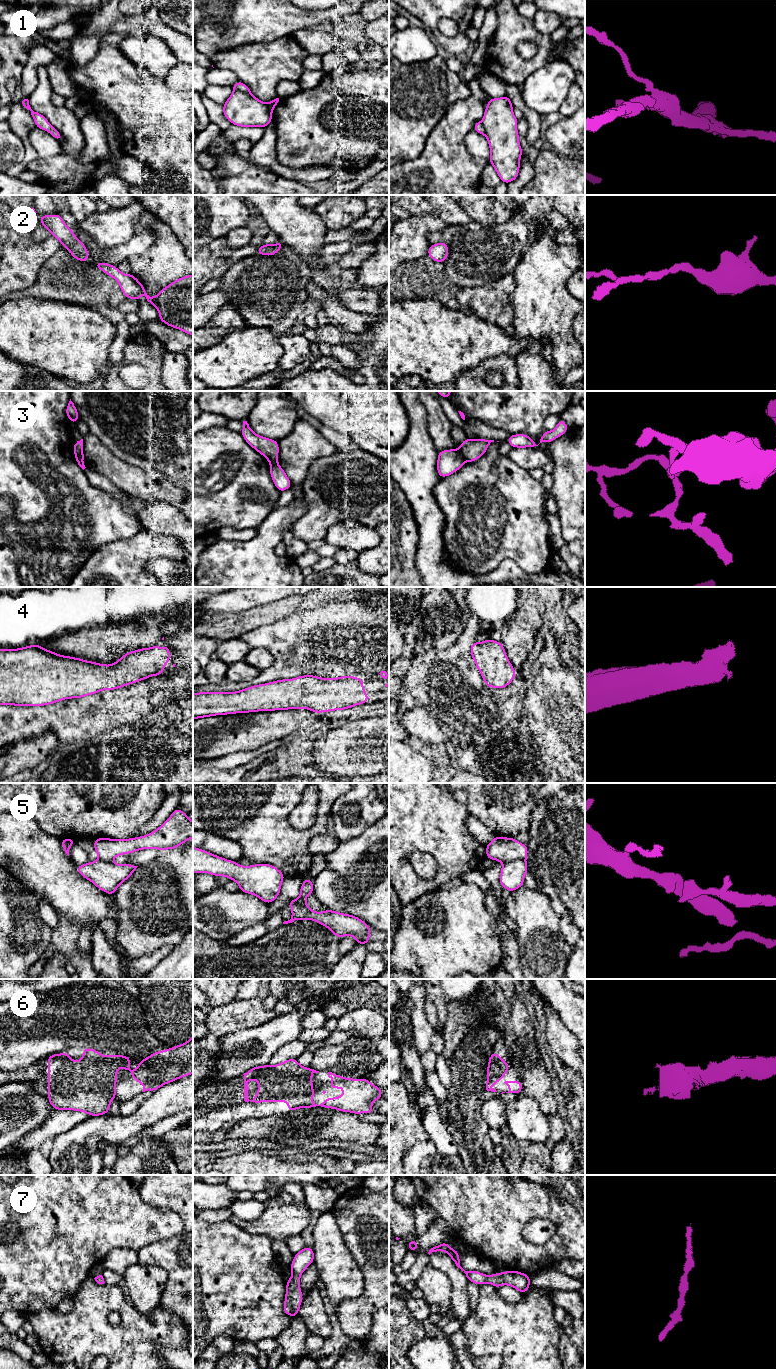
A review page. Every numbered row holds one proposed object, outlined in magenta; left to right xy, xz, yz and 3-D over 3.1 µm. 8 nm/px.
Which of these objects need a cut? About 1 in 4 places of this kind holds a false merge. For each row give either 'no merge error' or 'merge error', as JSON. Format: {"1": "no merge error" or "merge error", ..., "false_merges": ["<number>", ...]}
{"1": "no merge error", "2": "no merge error", "3": "merge error", "4": "no merge error", "5": "merge error", "6": "no merge error", "7": "no merge error", "false_merges": ["3", "5"]}

